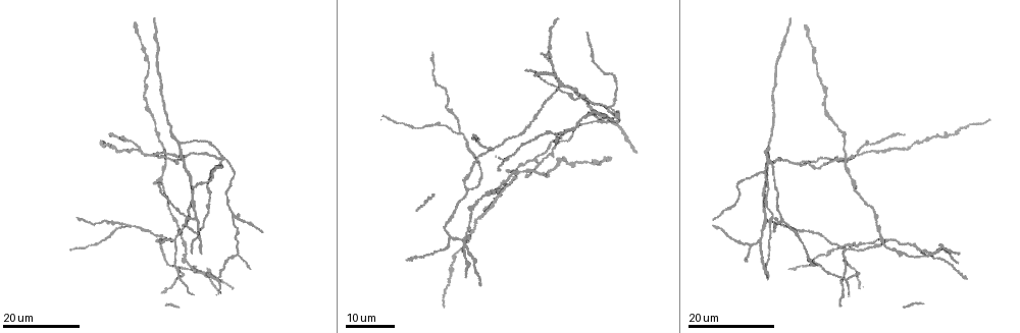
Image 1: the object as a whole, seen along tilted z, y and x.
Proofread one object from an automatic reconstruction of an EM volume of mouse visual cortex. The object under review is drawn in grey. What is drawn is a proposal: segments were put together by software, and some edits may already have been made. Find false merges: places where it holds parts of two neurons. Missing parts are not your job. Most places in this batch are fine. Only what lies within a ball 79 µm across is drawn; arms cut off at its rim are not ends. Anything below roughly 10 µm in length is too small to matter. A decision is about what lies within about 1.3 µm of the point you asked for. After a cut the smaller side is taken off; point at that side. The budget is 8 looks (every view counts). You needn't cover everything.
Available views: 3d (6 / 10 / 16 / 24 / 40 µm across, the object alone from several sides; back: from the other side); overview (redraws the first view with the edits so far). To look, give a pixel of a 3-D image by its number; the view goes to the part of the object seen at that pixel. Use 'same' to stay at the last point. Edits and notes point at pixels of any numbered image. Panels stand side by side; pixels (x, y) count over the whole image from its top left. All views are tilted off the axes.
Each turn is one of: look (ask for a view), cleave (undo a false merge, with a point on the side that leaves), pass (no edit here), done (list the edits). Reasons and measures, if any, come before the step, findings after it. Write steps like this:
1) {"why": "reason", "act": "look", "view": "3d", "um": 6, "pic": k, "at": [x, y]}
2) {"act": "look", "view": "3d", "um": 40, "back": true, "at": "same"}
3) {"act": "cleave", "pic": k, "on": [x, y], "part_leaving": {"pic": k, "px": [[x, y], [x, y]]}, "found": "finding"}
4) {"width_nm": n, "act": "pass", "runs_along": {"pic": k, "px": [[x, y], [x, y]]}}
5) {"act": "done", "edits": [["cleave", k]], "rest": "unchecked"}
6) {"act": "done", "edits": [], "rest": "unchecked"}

{"why": "side arm on a straight run", "act": "look", "view": "3d", "um": 16, "pic": 1, "at": [858, 153]}

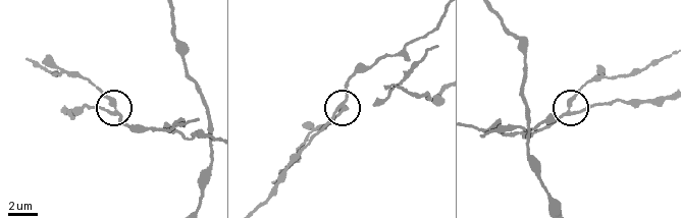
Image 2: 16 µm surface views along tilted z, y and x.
{"act": "look", "view": "3d", "um": 6, "pic": 2, "at": [111, 106]}

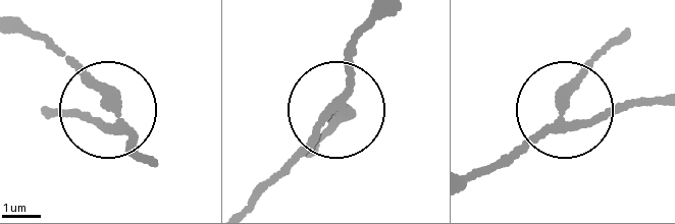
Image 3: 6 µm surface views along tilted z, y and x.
{"act": "look", "view": "3d", "um": 6, "back": true, "pic": 3, "at": [110, 111]}

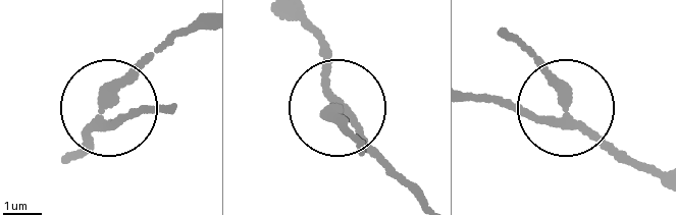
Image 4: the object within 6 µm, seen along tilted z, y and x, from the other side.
{"side_arm_um": 18, "arms": 3, "act": "pass", "found": "all the same neuron"}

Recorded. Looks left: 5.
{"why": "four arms meet", "act": "look", "view": "3d", "um": 24, "pic": 1, "at": [615, 117]}

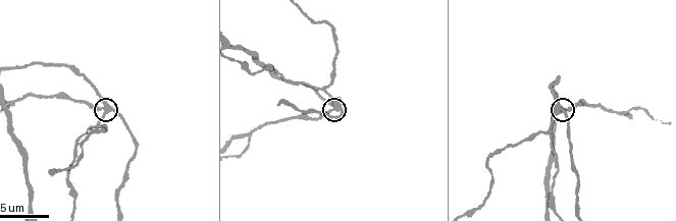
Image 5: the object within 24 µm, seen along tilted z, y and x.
{"act": "look", "view": "3d", "um": 10, "pic": 5, "at": [336, 108]}

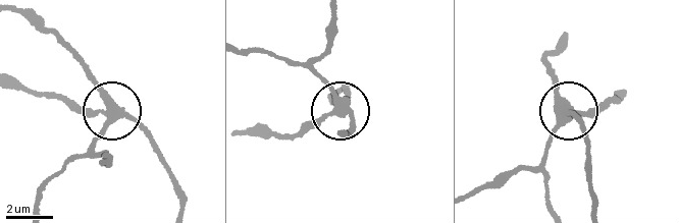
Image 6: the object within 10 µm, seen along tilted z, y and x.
{"act": "pass", "runs_along": {"pic": 6, "px": [[27, 13], [53, 33], [108, 106], [162, 155]]}, "found": "continuous, no second neuron"}

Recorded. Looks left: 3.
{"act": "look", "view": "3d", "um": 10, "pic": 5, "at": [250, 136]}

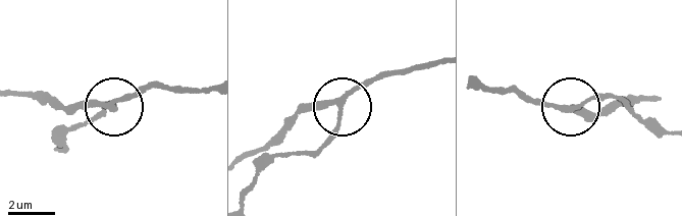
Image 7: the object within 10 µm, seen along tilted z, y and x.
{"act": "pass", "runs_along": {"pic": 7, "px": [[209, 91], [138, 91], [102, 111]]}, "found": "one neuron here"}

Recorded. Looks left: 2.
{"why": "three arms meet", "act": "look", "view": "3d", "um": 24, "pic": 1, "at": [129, 226]}

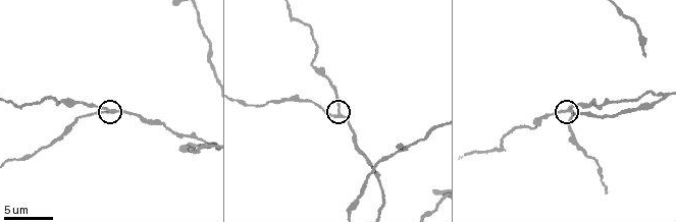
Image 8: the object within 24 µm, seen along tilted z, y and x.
{"act": "look", "view": "3d", "um": 6, "pic": 8, "at": [569, 110]}

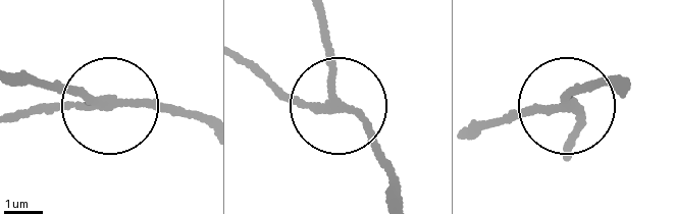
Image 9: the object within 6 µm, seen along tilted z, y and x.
{"width_nm": 210, "act": "pass", "runs_along": {"pic": 9, "px": [[202, 114], [137, 103], [15, 110]]}, "found": "one neuron here"}

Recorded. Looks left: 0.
{"act": "done", "edits": [], "rest": "unchecked"}

